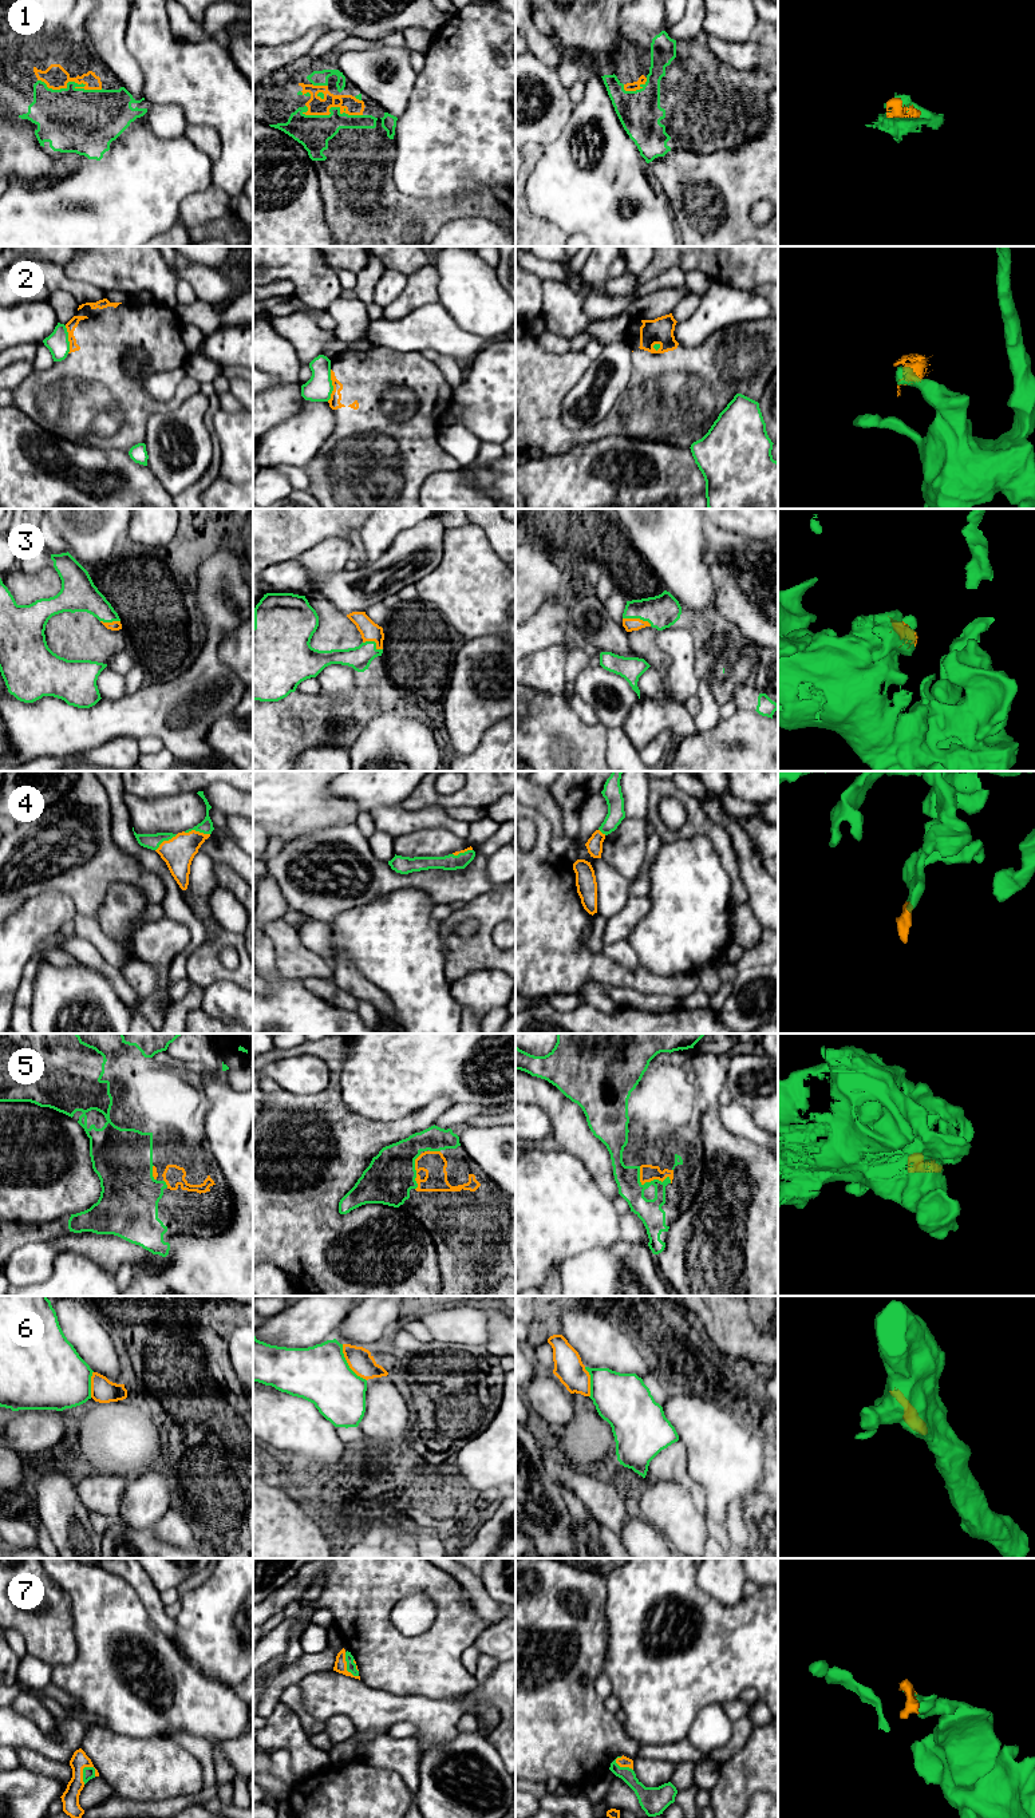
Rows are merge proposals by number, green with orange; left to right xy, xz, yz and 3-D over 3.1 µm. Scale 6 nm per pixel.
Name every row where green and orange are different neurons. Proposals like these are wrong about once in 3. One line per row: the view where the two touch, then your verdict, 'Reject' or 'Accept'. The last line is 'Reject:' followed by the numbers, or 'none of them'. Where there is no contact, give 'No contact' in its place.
1: Touches green in xy. Accept
2: Touches green in xz. Reject
3: Touches green in yz. Accept
4: Touches green in xy. Accept
5: Touches green in yz. Accept
6: Touches green in xz. Reject
7: Touches green in xy. Accept
Reject: 2, 6

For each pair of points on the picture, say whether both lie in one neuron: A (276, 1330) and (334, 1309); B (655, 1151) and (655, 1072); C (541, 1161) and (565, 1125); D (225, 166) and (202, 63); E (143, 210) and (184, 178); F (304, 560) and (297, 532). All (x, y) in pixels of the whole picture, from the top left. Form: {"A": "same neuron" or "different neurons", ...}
{"A": "same neuron", "B": "same neuron", "C": "different neurons", "D": "same neuron", "E": "same neuron", "F": "different neurons"}

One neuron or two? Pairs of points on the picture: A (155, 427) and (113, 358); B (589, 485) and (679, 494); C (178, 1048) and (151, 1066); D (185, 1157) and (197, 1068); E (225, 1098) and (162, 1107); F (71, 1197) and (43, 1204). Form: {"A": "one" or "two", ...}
{"A": "two", "B": "one", "C": "two", "D": "two", "E": "two", "F": "one"}

